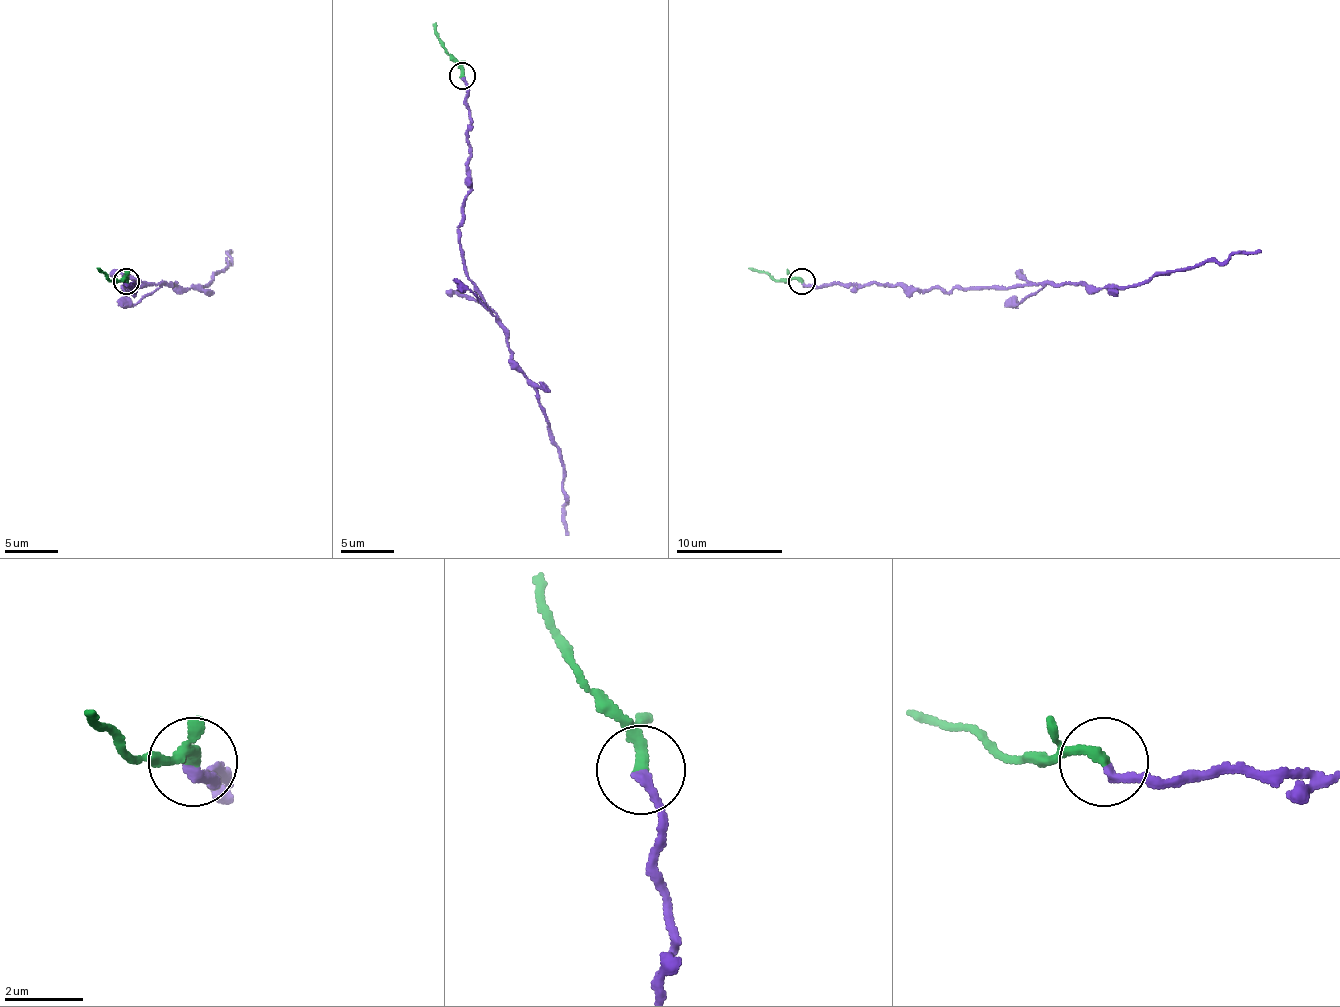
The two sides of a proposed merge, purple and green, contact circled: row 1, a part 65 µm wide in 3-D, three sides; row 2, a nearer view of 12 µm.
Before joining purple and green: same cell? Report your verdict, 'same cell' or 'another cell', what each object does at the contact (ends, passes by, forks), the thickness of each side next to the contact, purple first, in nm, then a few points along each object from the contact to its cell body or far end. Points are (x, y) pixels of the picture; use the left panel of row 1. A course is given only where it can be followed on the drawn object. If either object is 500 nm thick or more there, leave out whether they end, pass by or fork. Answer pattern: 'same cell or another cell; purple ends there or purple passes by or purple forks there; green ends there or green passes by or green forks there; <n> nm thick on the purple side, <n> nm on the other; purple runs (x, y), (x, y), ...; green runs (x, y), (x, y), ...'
same cell; purple ends there; green ends there; 240 nm thick on the purple side, 280 nm on the other; purple runs (127, 283), (135, 283), (135, 288), (127, 291), (161, 283), (201, 288), (228, 265), (230, 249); green runs (127, 280), (124, 278), (111, 280), (100, 267)

